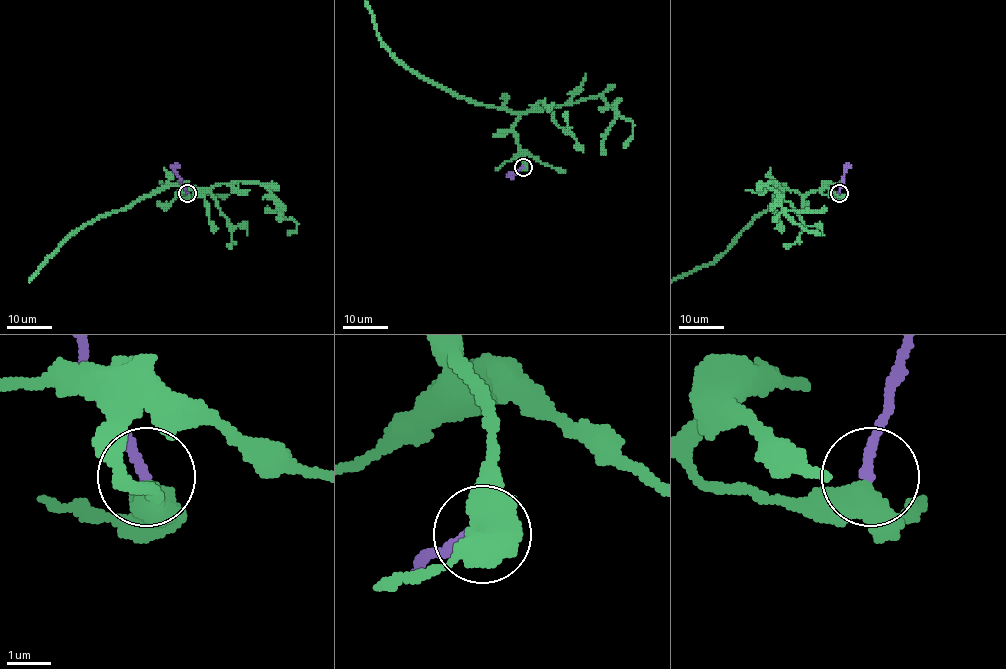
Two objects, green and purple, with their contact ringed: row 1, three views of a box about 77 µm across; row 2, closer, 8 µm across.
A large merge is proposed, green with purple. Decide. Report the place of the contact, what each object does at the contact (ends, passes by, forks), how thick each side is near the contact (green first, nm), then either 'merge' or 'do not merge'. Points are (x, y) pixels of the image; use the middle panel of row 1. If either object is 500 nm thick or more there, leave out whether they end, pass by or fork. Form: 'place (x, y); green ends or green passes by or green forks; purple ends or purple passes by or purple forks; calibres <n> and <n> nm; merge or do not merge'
place (523, 167); calibres 500 and 240 nm; merge

